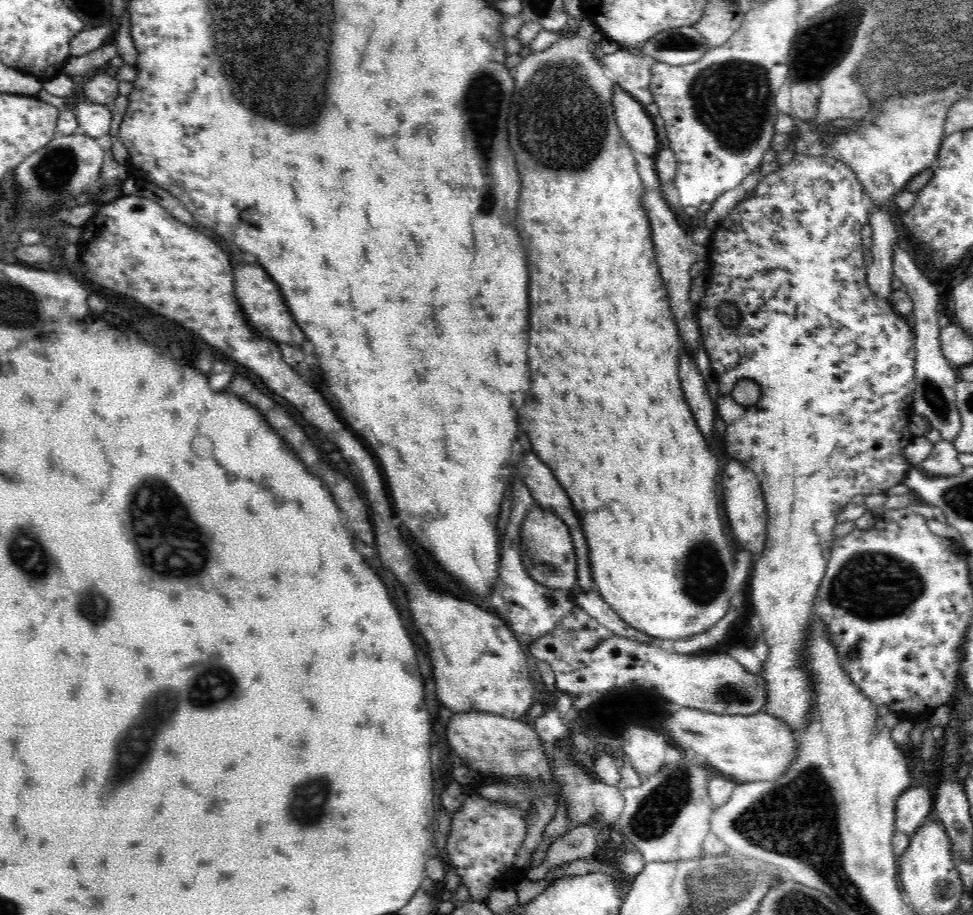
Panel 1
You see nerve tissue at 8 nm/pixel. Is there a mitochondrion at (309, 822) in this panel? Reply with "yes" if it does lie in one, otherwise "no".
yes

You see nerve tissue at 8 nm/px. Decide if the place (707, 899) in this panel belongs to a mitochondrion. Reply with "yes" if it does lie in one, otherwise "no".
yes

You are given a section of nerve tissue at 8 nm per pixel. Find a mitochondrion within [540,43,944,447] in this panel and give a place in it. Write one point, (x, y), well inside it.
(731, 99)

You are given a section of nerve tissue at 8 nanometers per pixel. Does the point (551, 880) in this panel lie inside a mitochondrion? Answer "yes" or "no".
no

